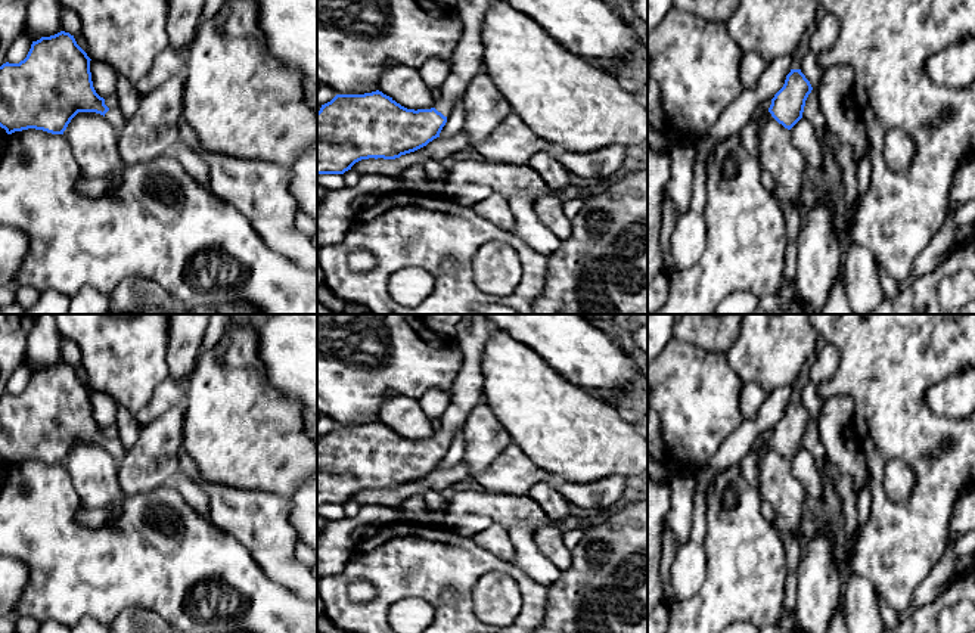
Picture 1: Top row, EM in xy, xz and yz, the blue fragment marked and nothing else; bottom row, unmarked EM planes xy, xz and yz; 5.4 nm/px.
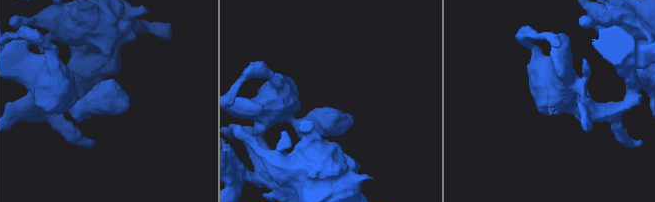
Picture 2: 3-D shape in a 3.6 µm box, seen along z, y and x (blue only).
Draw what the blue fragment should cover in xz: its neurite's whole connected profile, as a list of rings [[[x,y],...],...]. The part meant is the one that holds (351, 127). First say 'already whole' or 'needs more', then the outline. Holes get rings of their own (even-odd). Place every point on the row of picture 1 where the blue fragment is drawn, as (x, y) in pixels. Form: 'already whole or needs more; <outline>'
needs more; [[[456,0],[462,37],[434,108],[407,109],[379,90],[336,94],[322,105],[317,112],[317,176],[344,174],[361,159],[395,159],[440,137],[454,100],[482,71],[481,25],[490,6],[490,0]]]

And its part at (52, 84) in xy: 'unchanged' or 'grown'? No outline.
grown

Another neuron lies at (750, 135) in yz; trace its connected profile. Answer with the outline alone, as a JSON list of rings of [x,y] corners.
[[[771,99],[763,102],[763,103],[757,108],[757,111],[755,111],[754,117],[751,118],[751,121],[743,127],[743,130],[742,130],[742,133],[740,133],[742,142],[743,142],[745,148],[746,148],[746,151],[748,151],[752,156],[755,156],[757,159],[758,159],[758,149],[760,149],[760,131],[758,131],[757,118],[758,118],[761,114],[767,112],[768,108],[770,108],[770,105],[771,105]]]

